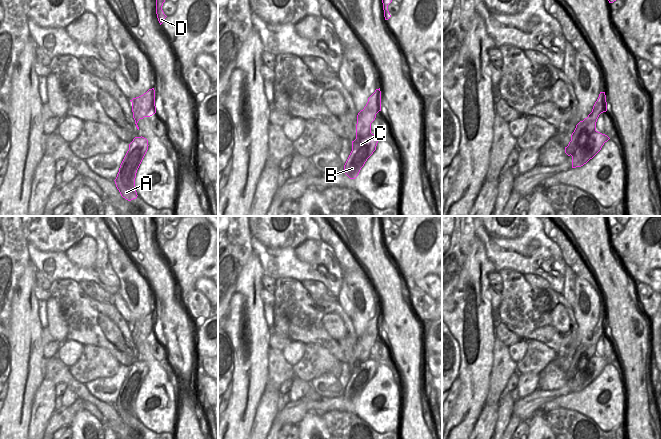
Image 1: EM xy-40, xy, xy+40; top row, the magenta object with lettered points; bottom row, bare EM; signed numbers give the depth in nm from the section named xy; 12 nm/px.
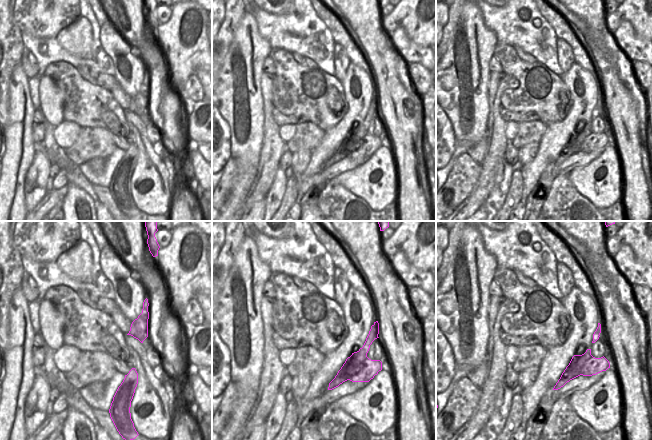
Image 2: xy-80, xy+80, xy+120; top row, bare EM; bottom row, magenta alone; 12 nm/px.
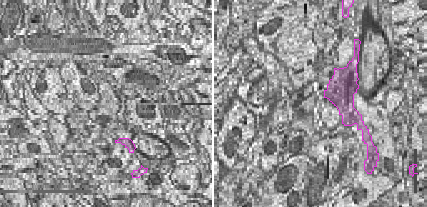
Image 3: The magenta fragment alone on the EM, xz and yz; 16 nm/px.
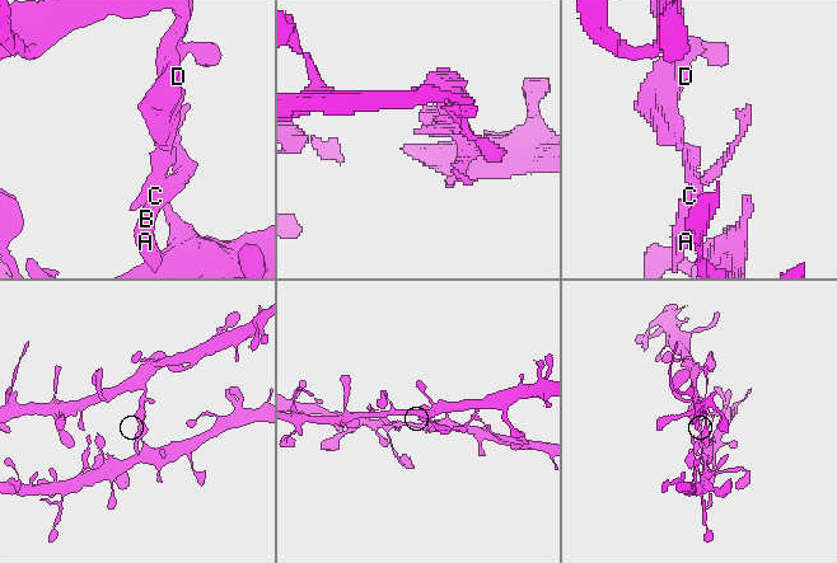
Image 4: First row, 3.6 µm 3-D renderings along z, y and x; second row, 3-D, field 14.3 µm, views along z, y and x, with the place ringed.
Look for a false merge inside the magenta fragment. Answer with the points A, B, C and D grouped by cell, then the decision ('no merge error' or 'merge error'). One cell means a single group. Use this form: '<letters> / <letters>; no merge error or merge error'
A B C D; no merge error

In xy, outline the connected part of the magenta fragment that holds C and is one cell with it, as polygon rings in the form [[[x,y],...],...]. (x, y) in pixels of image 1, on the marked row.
[[[380,88],[368,98],[366,106],[357,115],[356,139],[352,141],[352,151],[343,170],[350,179],[358,176],[367,159],[376,150],[379,139],[371,133],[371,123],[379,111],[381,111]]]

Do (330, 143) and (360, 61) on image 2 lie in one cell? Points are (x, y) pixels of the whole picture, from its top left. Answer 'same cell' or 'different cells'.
different cells

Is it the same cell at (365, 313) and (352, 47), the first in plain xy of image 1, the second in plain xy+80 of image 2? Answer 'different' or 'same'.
different

